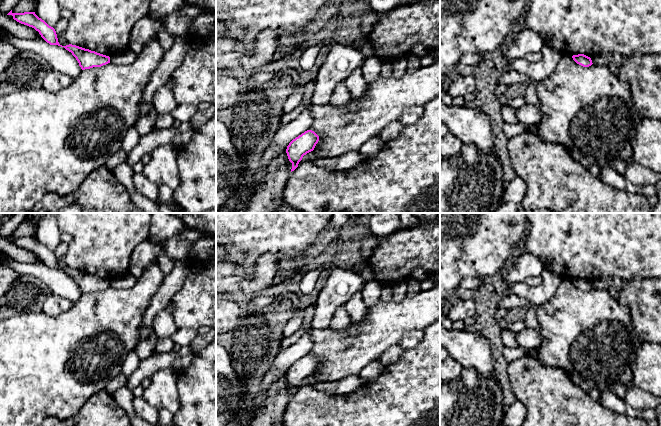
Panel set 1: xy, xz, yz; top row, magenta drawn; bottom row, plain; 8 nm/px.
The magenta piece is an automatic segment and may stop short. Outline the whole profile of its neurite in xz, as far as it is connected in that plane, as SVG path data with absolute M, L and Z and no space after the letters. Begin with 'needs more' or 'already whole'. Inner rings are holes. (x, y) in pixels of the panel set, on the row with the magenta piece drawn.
already whole; M307 130L289 143L286 153L292 163L291 172L298 167L304 155L314 150L318 141L319 136L314 131Z

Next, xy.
already whole; M11 10L7 15L12 15L13 19L17 22L34 28L50 45L58 45L71 52L82 70L101 67L110 63L109 56L72 44L66 46L60 45L55 29L39 18L35 12L13 13Z

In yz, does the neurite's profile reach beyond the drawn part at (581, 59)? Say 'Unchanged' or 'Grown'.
Unchanged

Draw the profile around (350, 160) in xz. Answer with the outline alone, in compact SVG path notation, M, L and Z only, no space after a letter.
M314 151L303 156L298 166L303 163L312 163L329 171L350 170L363 161L359 151L353 151L335 158L319 158Z

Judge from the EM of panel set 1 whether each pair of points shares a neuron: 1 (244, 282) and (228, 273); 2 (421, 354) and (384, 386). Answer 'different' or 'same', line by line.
1: same
2: same

